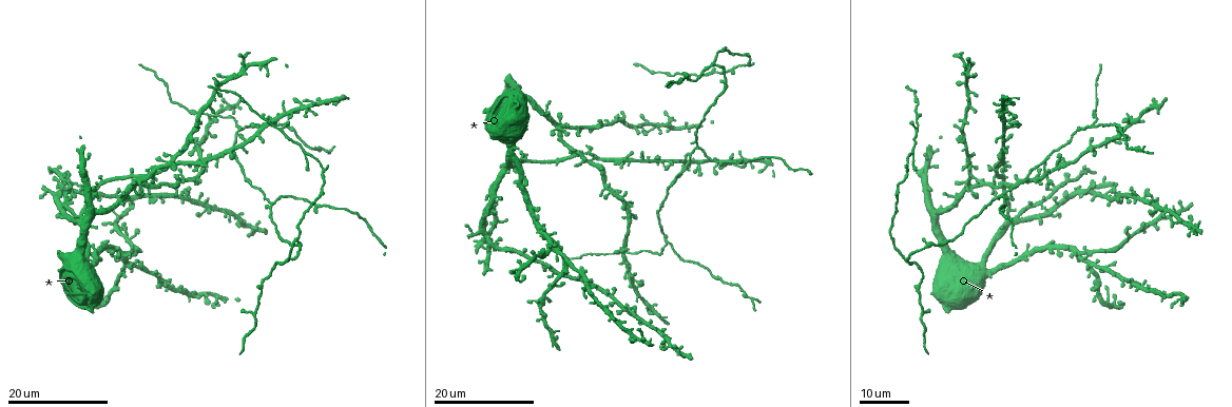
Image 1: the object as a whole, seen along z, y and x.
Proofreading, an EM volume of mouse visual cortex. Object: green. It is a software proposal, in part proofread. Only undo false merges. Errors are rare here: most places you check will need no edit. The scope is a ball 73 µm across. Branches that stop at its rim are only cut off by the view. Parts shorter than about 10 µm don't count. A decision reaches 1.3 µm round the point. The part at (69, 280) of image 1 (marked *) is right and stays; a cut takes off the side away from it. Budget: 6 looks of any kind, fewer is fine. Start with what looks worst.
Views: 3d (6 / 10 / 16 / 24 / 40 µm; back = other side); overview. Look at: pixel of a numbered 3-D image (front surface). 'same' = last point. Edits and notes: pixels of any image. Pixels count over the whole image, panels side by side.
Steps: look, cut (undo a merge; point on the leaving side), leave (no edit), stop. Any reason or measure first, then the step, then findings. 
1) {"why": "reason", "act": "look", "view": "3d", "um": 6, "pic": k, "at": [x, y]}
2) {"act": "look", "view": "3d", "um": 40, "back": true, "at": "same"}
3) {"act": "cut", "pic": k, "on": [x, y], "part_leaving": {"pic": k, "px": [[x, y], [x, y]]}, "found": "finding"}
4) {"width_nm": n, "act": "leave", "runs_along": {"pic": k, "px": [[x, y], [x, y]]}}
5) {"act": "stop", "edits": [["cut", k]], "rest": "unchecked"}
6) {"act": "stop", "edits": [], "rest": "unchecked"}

{"why": "three arms meet", "act": "look", "view": "3d", "um": 24, "pic": 1, "at": [667, 244]}

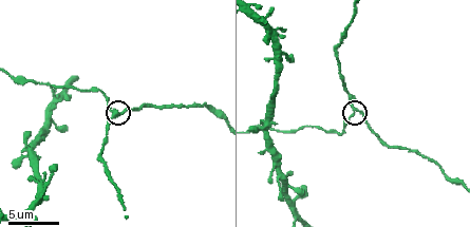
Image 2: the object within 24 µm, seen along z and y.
{"why": "closer look", "act": "look", "view": "3d", "um": 10, "pic": 2, "at": [354, 109]}

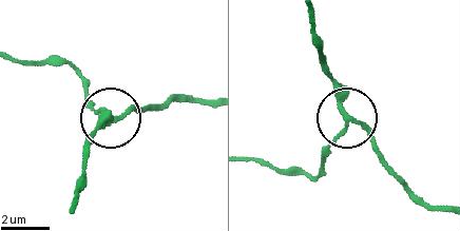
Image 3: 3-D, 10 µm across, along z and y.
{"width_nm": 180, "act": "leave", "found": "continuous, no second neuron"}

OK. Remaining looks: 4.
{"why": "arms part here", "act": "look", "view": "3d", "um": 24, "pic": 1, "at": [903, 258]}

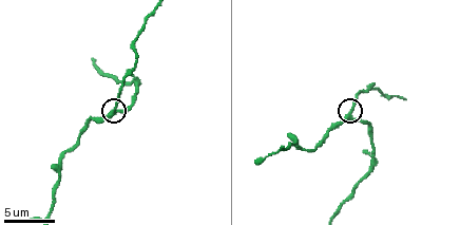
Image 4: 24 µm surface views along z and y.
{"act": "look", "view": "3d", "um": 10, "pic": 4, "at": [113, 112]}

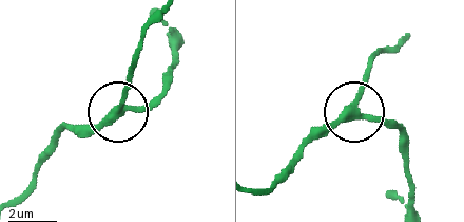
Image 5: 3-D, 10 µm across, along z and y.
{"act": "look", "view": "3d", "um": 6, "pic": 5, "at": [354, 103]}

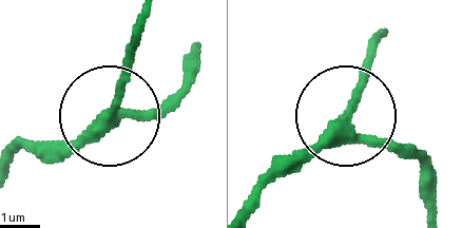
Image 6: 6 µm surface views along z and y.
{"side_arm_um": 26, "act": "leave", "runs_along": {"pic": 6, "px": [[196, 48], [186, 78], [156, 105], [38, 145]]}, "found": "continuous, no second neuron"}

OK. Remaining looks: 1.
{"why": "four-way junction", "act": "look", "view": "3d", "um": 10, "pic": 2, "at": [41, 186]}

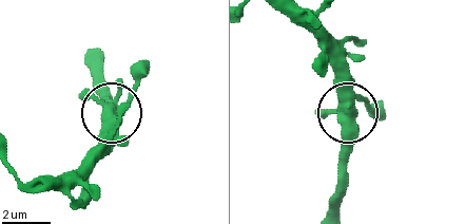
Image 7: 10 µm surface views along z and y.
{"act": "leave", "runs_along": {"pic": 7, "px": [[295, 14], [333, 69], [349, 117], [344, 182]]}, "found": "one neuron here"}

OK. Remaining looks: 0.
{"act": "stop", "edits": [], "rest": "unchecked"}

